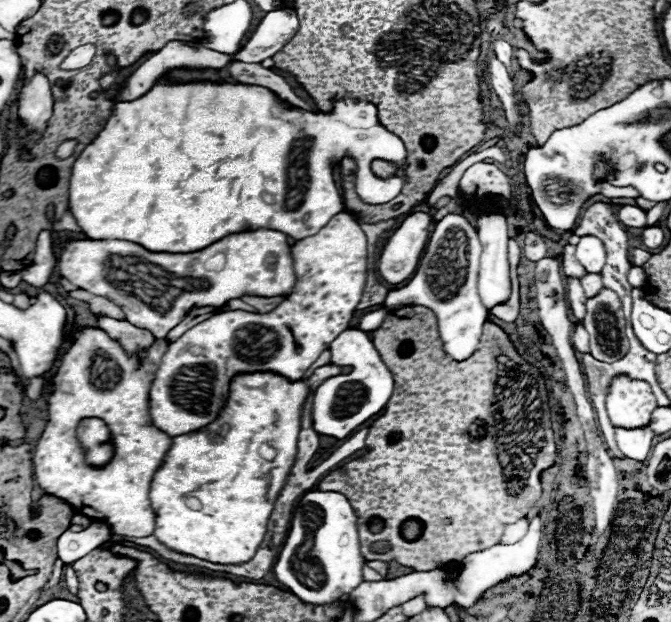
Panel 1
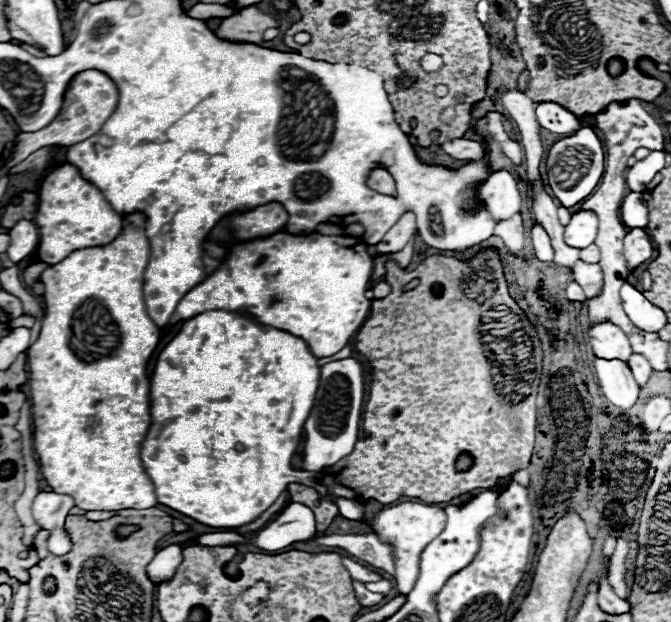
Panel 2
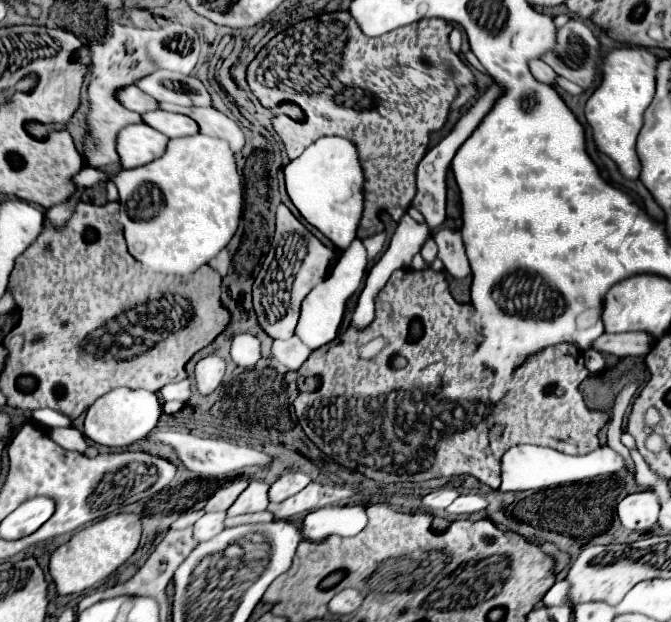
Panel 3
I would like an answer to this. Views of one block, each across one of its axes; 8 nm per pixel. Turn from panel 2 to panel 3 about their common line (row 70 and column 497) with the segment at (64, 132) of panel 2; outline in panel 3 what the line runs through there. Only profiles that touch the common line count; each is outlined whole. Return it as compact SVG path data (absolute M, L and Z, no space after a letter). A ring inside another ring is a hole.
M492 84L492 86L476 100L476 104L470 106L470 108L460 116L460 120L456 122L454 130L452 130L448 136L444 136L434 148L430 148L430 150L426 152L426 156L420 160L418 170L416 170L416 196L414 196L412 204L414 204L414 208L418 208L418 210L422 212L424 222L428 224L430 230L436 230L436 228L446 220L446 172L448 172L448 168L450 168L452 156L454 156L456 150L466 142L466 138L478 128L478 124L480 124L482 118L492 110L492 106L496 104L496 100L500 98L502 92L504 92L504 90L502 90L498 84Z

